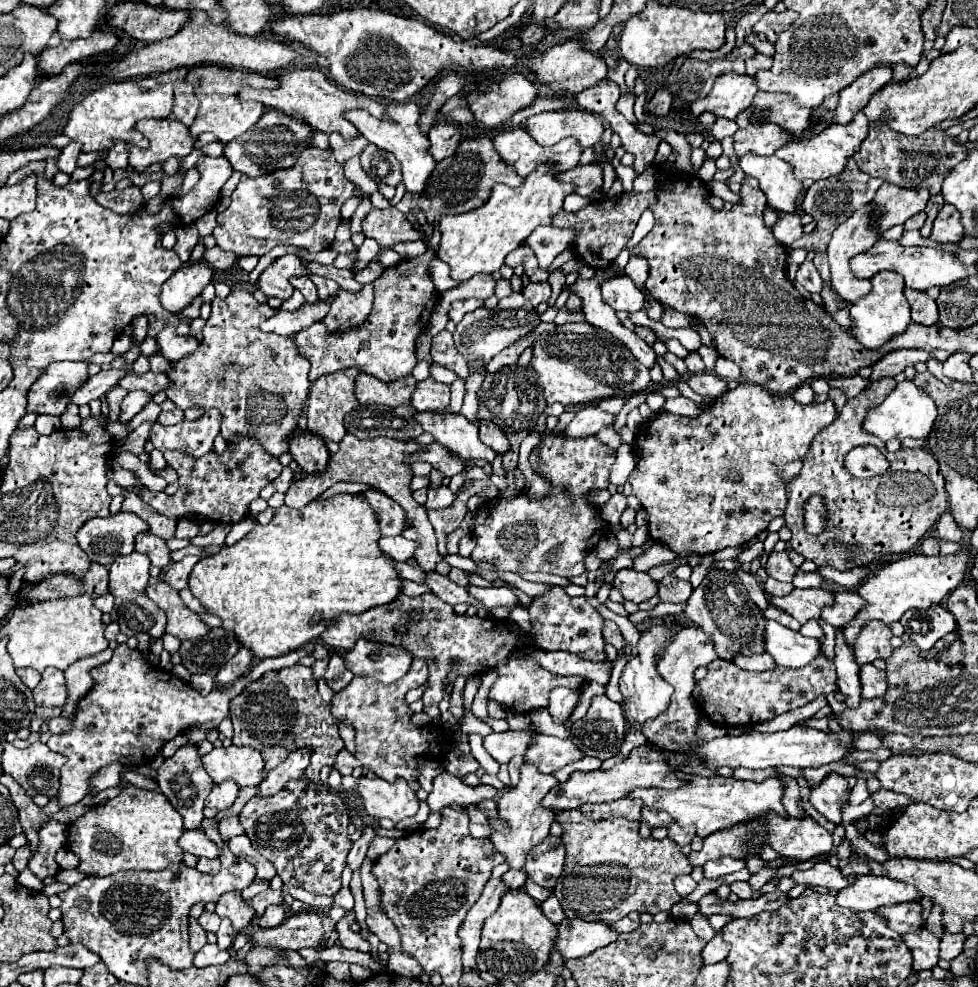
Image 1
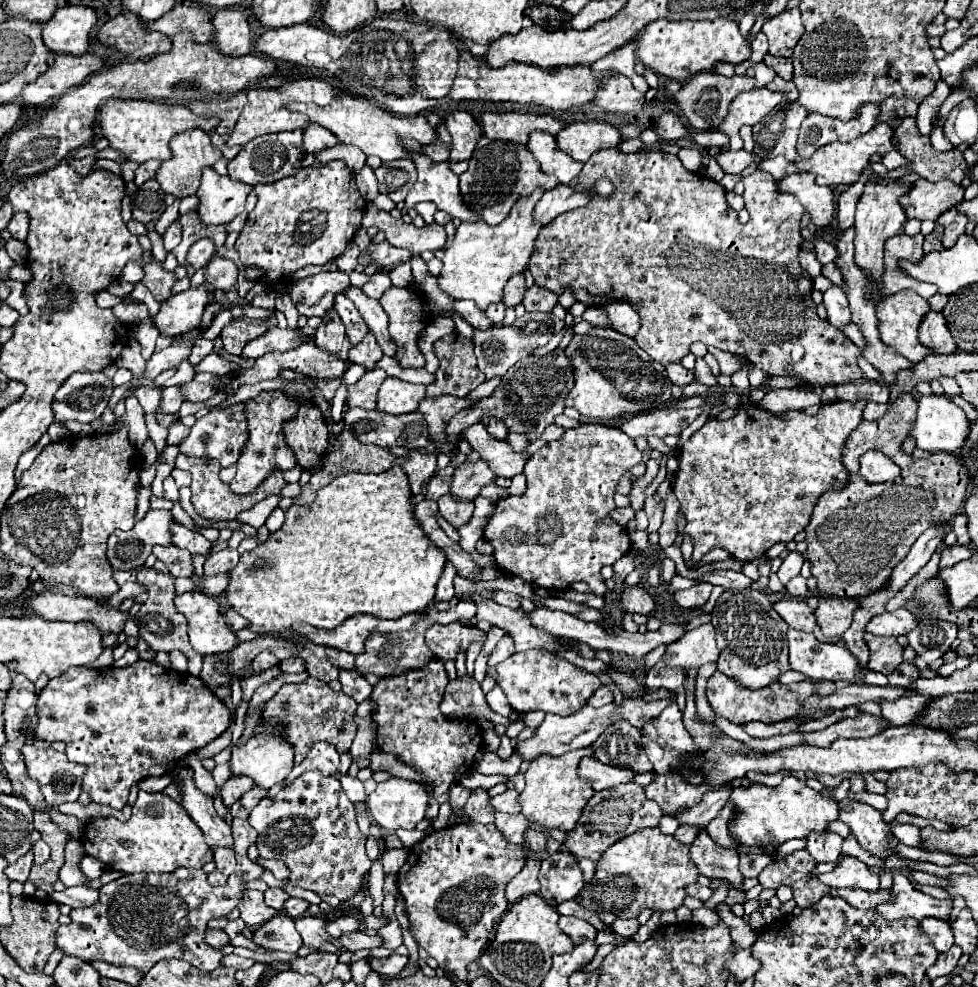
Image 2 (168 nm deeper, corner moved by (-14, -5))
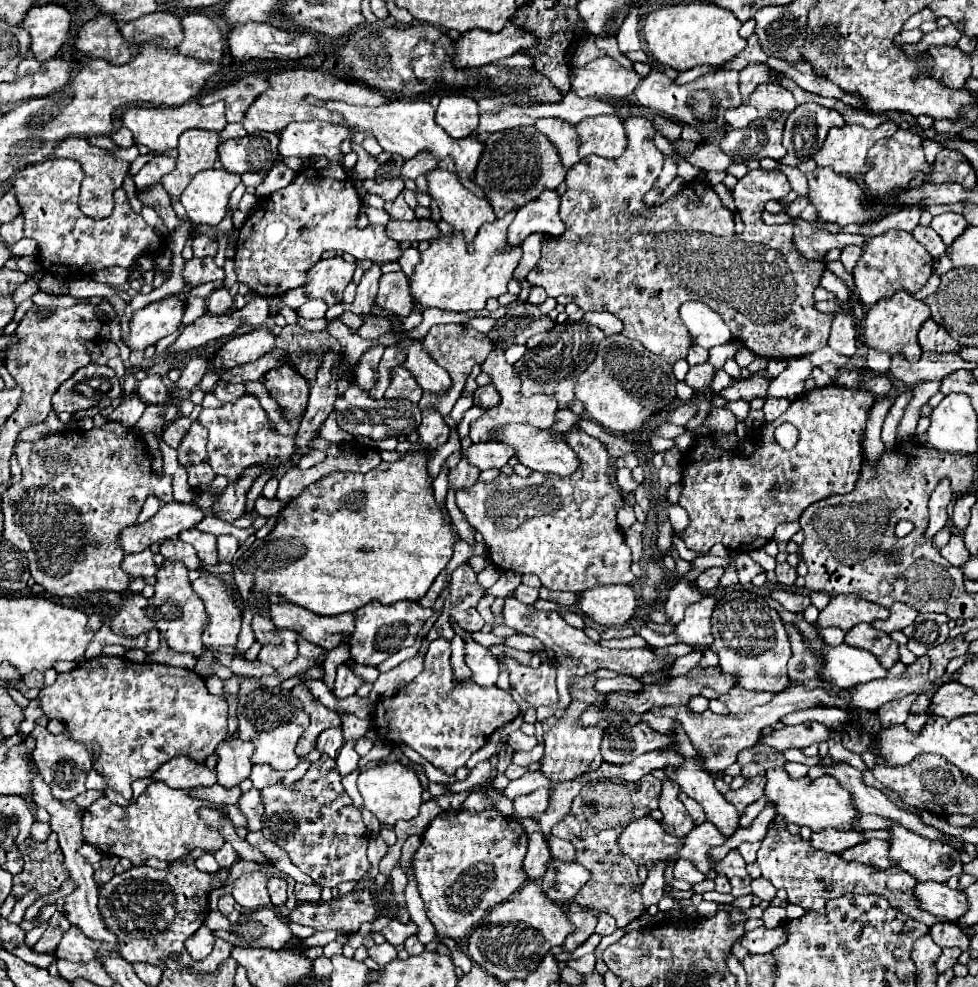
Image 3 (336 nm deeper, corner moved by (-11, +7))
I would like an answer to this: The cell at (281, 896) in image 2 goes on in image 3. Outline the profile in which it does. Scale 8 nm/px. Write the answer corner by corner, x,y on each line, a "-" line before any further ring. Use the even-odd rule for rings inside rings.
271,878
269,880
269,896
275,906
285,904
287,902
287,882
281,878

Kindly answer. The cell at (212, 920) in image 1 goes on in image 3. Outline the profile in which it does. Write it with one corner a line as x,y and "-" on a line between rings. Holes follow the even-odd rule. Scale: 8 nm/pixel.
201,926
193,936
189,936
185,940
185,950
189,952
189,956
193,960
203,960
209,956
211,948
213,948
213,942
215,942
215,936
211,934
211,930
207,926

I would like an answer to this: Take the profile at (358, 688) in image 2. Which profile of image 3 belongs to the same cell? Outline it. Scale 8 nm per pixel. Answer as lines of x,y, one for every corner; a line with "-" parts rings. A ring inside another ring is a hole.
345,664
337,666
337,678
335,678
335,684
333,684
333,694
337,698
353,696
359,690
361,684
363,684
363,680
357,678

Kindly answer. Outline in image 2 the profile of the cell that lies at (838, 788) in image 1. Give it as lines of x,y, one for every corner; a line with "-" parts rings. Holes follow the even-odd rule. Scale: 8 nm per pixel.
842,800
840,806
840,820
852,830
852,836
858,840
858,844
880,858
886,858
894,854
894,848
898,840
886,840
888,826
882,822
882,816
872,806
858,802
858,800

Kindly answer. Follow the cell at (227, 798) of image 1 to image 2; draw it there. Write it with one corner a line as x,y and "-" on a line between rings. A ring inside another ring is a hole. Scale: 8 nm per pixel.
232,776
224,788
222,788
222,800
224,804
230,808
234,802
238,802
242,798
242,794
246,794
250,788
254,786
254,782
248,776

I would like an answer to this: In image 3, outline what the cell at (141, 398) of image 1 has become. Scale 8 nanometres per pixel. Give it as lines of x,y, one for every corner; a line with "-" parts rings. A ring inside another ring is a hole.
193,358
185,366
185,370
183,370
177,386
185,388
185,390
193,390
201,382
201,378
205,376
205,372
207,372
207,360
205,358

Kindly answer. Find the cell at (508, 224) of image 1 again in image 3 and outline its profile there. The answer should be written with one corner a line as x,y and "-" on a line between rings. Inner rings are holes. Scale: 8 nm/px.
511,212
511,216
505,216
503,220
483,224
483,228
479,230
479,236
475,236
471,246
463,244
463,236
455,236
455,234
433,240
429,244
429,248
421,252
421,262
415,266
415,272
409,278
409,290
413,296
413,312
423,312
427,308
439,308
439,310
451,310
451,312
467,312
467,310
477,312
477,310
485,308
485,302
489,298
499,298
501,294
505,294
507,282
511,280
511,276
519,264
519,256
521,256
521,248
503,250
507,246
507,242
505,242
507,226
511,224
513,218
515,218
515,212

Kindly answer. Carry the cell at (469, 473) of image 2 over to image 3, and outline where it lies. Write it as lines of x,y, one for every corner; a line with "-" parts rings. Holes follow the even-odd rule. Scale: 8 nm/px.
491,440
485,444
473,444
471,448
463,450
463,456
471,460
481,470
489,468
503,468
511,456
515,456
515,450
509,444
503,444
499,440

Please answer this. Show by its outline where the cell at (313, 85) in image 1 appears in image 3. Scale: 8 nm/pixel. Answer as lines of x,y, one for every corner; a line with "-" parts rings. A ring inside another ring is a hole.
393,100
393,102
377,106
377,108
351,106
351,104
345,104
345,102
327,102
327,108
341,112
345,122
349,126
359,128
359,132
373,132
377,136
377,142
381,144
381,148
385,152
399,154
405,160
409,160
411,156
417,156
419,152
429,152
437,160
451,156
451,160
455,162
457,174
473,176
475,168
481,160
481,154
485,150
485,144
475,136
467,136
467,138
461,138
461,140
451,138
435,122
435,108
427,100

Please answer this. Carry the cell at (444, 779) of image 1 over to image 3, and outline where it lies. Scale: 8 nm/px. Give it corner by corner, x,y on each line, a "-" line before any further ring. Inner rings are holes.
527,772
525,776
521,776
519,780
511,780
509,786
505,788
505,794
509,800
521,796
521,794
531,794
537,788
551,788
551,780
547,776
543,776
543,772

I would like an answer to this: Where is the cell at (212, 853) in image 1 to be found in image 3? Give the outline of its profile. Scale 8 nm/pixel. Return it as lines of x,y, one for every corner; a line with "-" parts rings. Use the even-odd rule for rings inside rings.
225,842
223,848
215,852
215,860
221,868
223,868
223,864
227,864
227,868
229,868
233,862
237,862
237,852
233,850
233,846
229,842

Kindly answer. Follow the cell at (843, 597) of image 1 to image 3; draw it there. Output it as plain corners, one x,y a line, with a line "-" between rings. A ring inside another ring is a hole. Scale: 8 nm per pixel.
895,602
895,604
891,606
891,616
889,616
889,620
879,620
879,622
875,622
873,626
875,626
877,630
883,630
883,632
891,634
891,632
897,632
897,630
905,630
909,624
913,624
915,618
917,618
917,614
919,614
919,612
917,612
915,608
911,608
911,606
903,604
903,602

